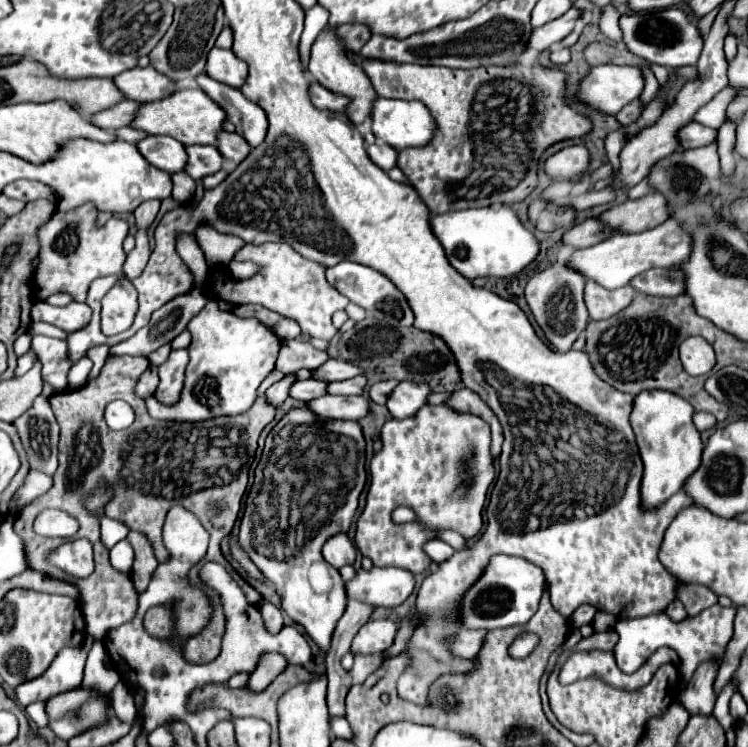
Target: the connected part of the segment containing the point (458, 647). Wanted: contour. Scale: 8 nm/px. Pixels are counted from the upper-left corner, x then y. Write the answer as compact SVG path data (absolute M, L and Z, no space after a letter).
M460 630L454 636L452 652L460 658L474 658L482 648L482 640L486 640L486 630Z

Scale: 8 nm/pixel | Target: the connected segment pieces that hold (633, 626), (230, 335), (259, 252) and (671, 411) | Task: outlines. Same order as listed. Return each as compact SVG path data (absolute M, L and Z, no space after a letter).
M714 604L706 610L702 610L698 616L688 616L682 622L672 622L666 614L650 614L650 616L642 616L642 618L618 620L618 624L614 626L616 632L620 634L620 640L614 646L616 666L624 674L632 674L646 662L648 656L652 656L652 652L656 652L662 646L668 646L678 652L682 684L688 684L692 674L696 672L696 668L702 662L714 660L720 664L724 660L726 644L732 638L730 626L732 626L732 608L722 608L720 604Z
M212 300L206 308L190 320L192 344L188 346L190 362L178 404L165 406L151 395L146 399L150 416L175 422L200 422L216 416L242 414L256 400L256 390L262 380L274 370L282 340L274 336L266 324L254 318L240 318L230 310L220 310Z
M268 242L262 246L244 244L244 248L236 252L236 260L250 260L260 266L260 272L248 280L234 280L224 272L216 272L212 276L212 292L218 298L234 304L262 304L282 316L294 318L302 332L308 332L314 338L332 340L336 336L338 330L332 326L332 314L344 310L350 302L346 296L340 296L332 284L328 284L324 276L326 268L322 264L302 258L284 242Z
M650 390L640 392L634 398L630 424L638 438L640 458L644 462L644 478L640 486L644 510L654 510L662 506L670 496L680 492L684 480L700 466L702 440L700 432L692 422L692 414L694 414L692 404L682 400L682 396L676 396L674 392Z

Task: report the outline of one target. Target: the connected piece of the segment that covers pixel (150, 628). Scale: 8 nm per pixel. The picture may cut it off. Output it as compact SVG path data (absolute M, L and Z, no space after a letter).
M155 606L150 608L144 617L145 630L153 637L164 640L172 628L172 614L170 608Z

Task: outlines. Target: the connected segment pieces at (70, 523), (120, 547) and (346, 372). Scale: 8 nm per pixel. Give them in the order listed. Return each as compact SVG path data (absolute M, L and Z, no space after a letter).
M46 510L34 522L34 532L50 538L72 538L78 528L78 520L60 510Z
M122 540L118 542L112 550L110 550L110 562L116 570L120 572L130 572L132 568L132 558L134 558L134 552L132 552L132 546L128 540Z
M330 358L326 364L322 364L322 368L314 370L314 378L328 380L328 382L348 380L348 378L354 378L354 376L360 376L360 374L364 374L362 368L348 364L344 360L334 360L334 358Z

